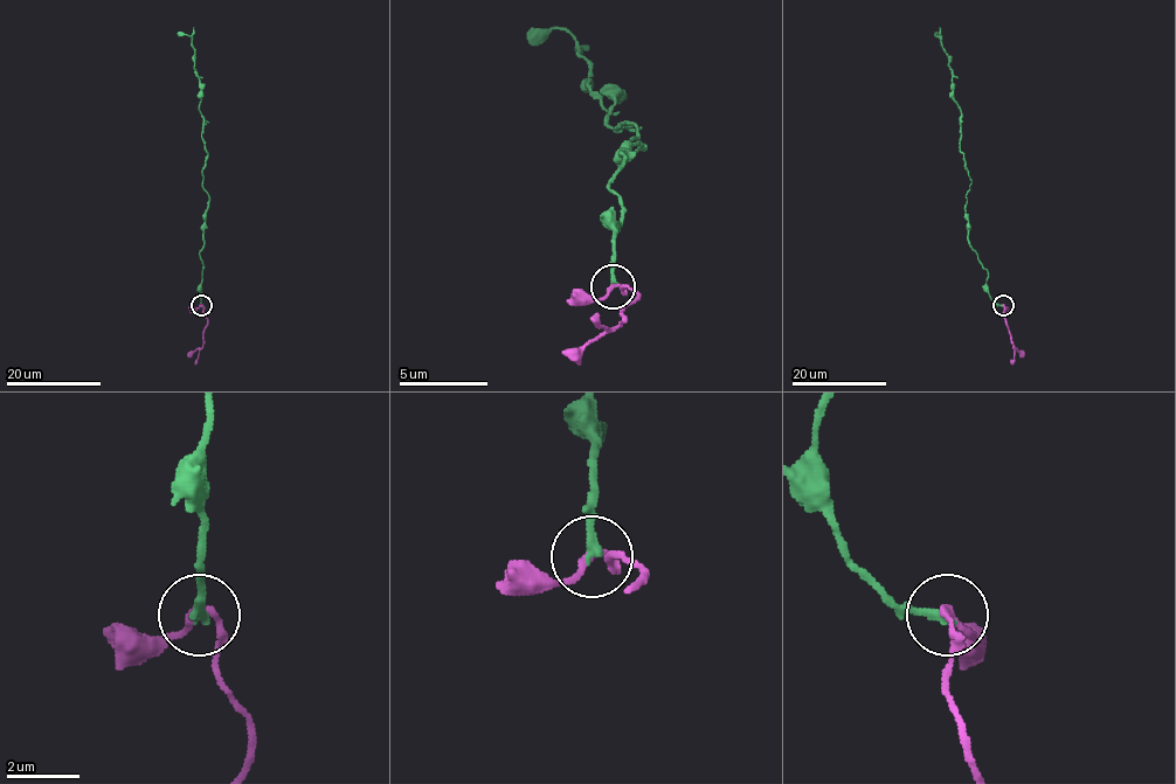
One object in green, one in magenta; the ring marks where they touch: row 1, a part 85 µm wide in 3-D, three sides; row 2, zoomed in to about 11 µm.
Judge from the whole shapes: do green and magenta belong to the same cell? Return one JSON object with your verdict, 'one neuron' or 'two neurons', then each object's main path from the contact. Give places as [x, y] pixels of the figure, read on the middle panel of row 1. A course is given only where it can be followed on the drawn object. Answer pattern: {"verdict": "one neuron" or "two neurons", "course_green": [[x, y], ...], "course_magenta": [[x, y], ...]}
{"verdict": "one neuron", "course_green": [[611, 285], [608, 179], [643, 144], [621, 166], [638, 134], [616, 131], [616, 99], [564, 28], [527, 42]], "course_magenta": [[611, 285], [621, 290], [625, 285], [638, 295], [621, 312], [621, 321], [581, 347], [564, 352]]}

